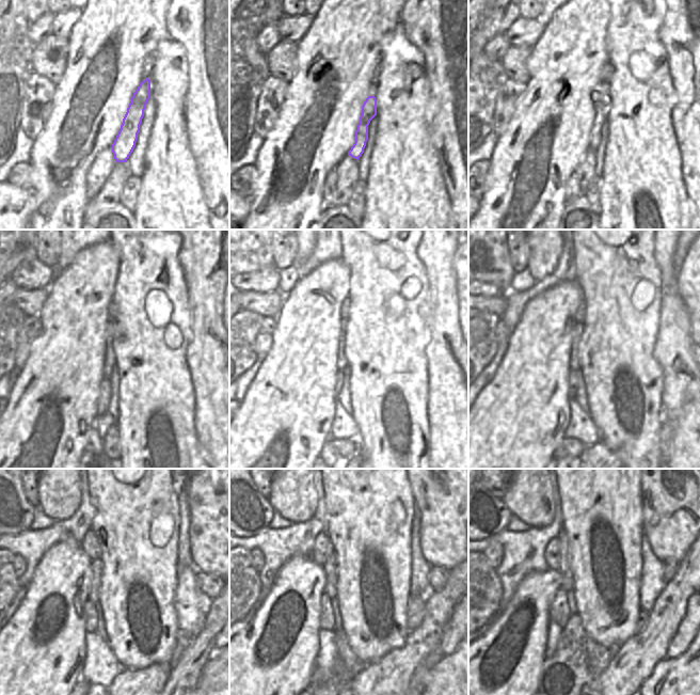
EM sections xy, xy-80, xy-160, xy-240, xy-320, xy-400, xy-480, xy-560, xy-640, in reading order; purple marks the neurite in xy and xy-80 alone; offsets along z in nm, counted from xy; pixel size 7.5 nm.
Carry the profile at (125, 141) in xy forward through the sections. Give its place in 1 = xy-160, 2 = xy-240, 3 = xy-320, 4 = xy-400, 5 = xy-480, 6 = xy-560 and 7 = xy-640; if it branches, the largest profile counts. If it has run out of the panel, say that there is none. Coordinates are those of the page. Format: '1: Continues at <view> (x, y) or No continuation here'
1: Continues at xy-160 (600, 96)
2: Continues at xy-240 (111, 329)
3: Continues at xy-320 (341, 362)
4: Continues at xy-400 (578, 328)
5: Continues at xy-480 (96, 566)
6: Continues at xy-560 (330, 566)
7: Continues at xy-640 (565, 566).

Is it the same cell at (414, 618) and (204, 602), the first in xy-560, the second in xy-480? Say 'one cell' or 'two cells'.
one cell

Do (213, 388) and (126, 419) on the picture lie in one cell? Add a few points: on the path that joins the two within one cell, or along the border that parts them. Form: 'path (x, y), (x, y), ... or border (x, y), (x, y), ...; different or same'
border (188, 369), (194, 394), (193, 419); different

